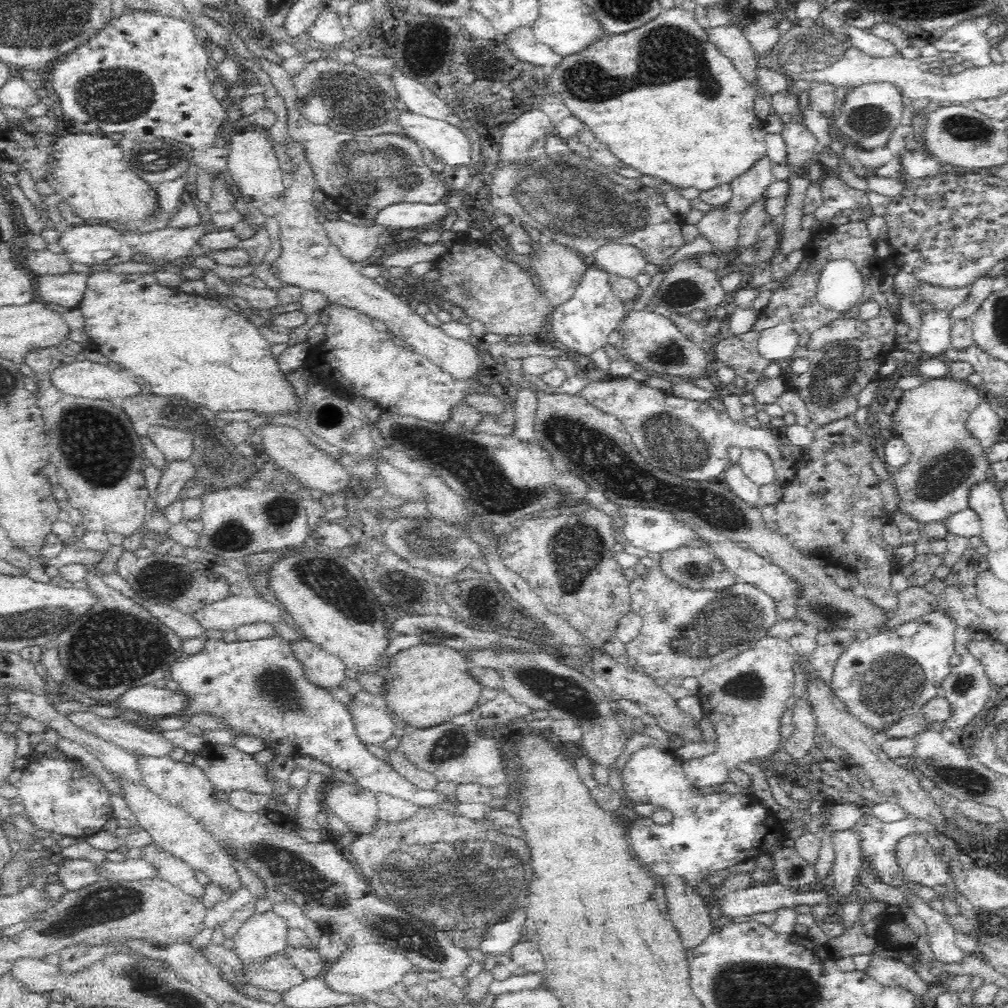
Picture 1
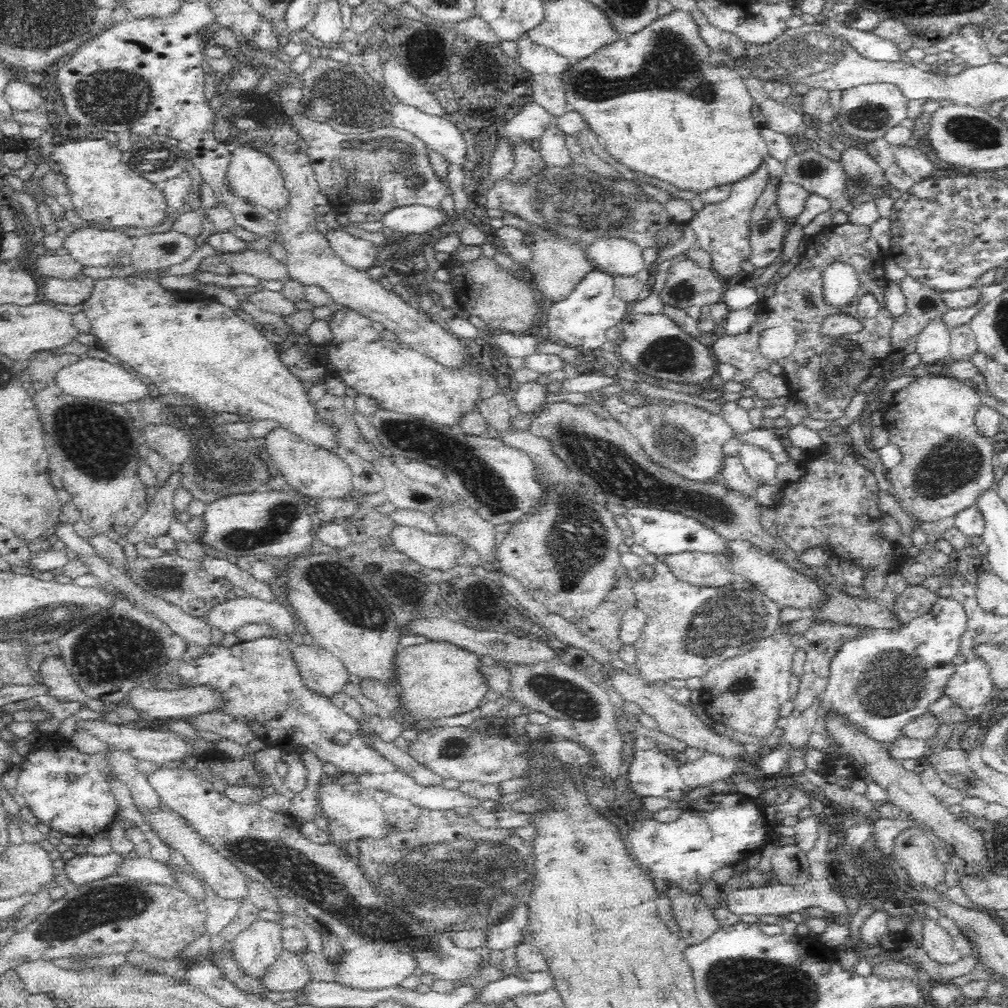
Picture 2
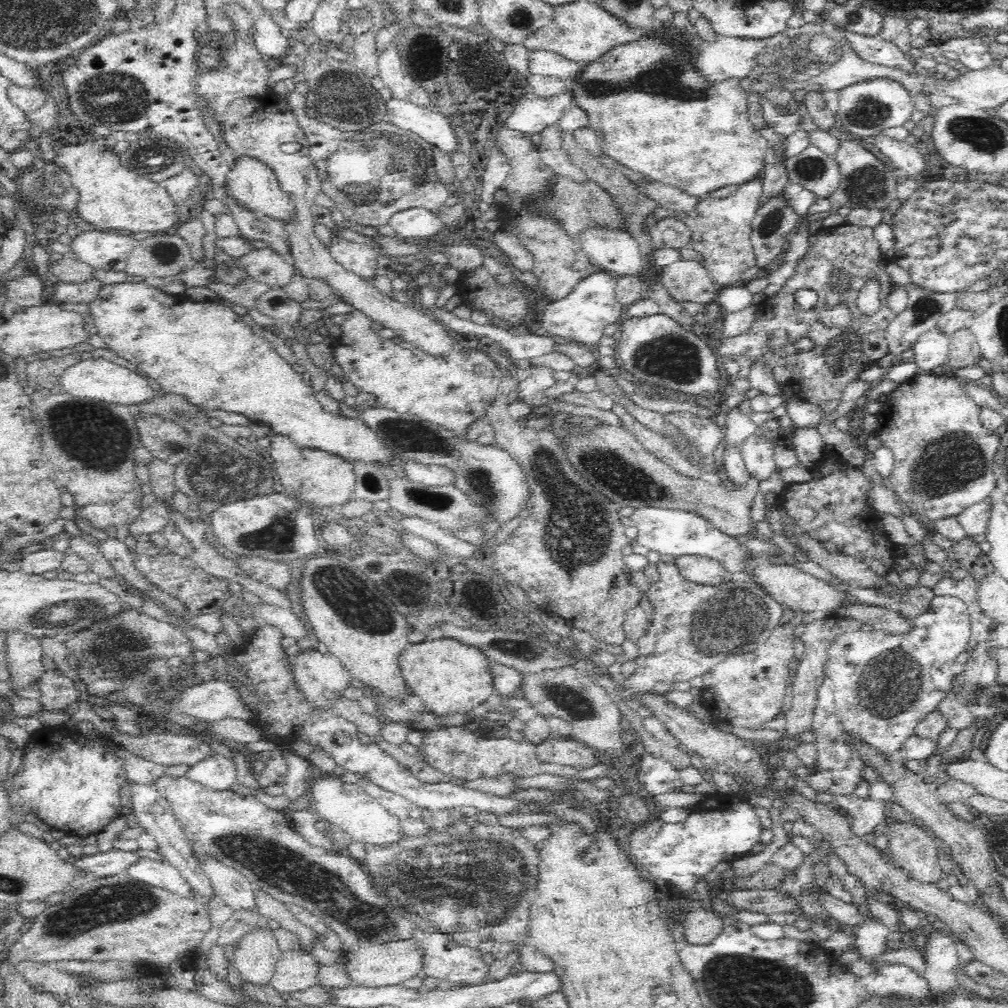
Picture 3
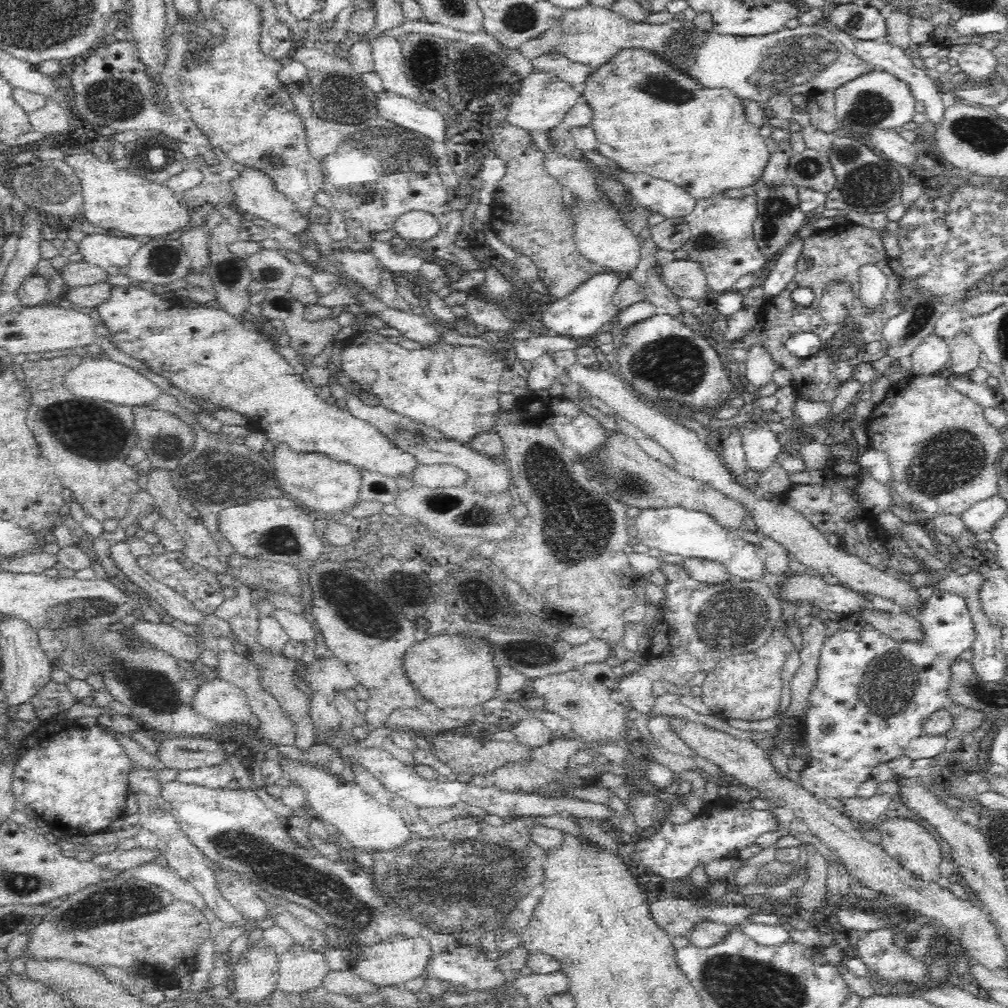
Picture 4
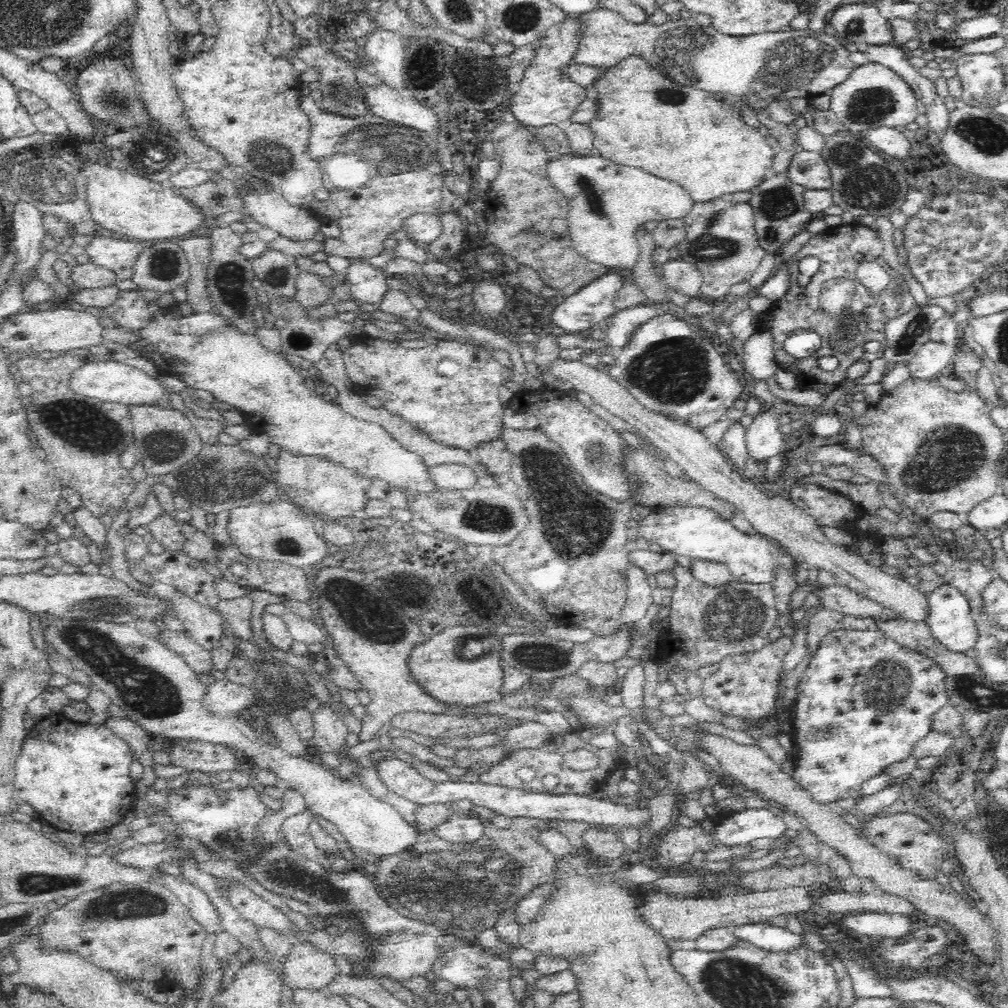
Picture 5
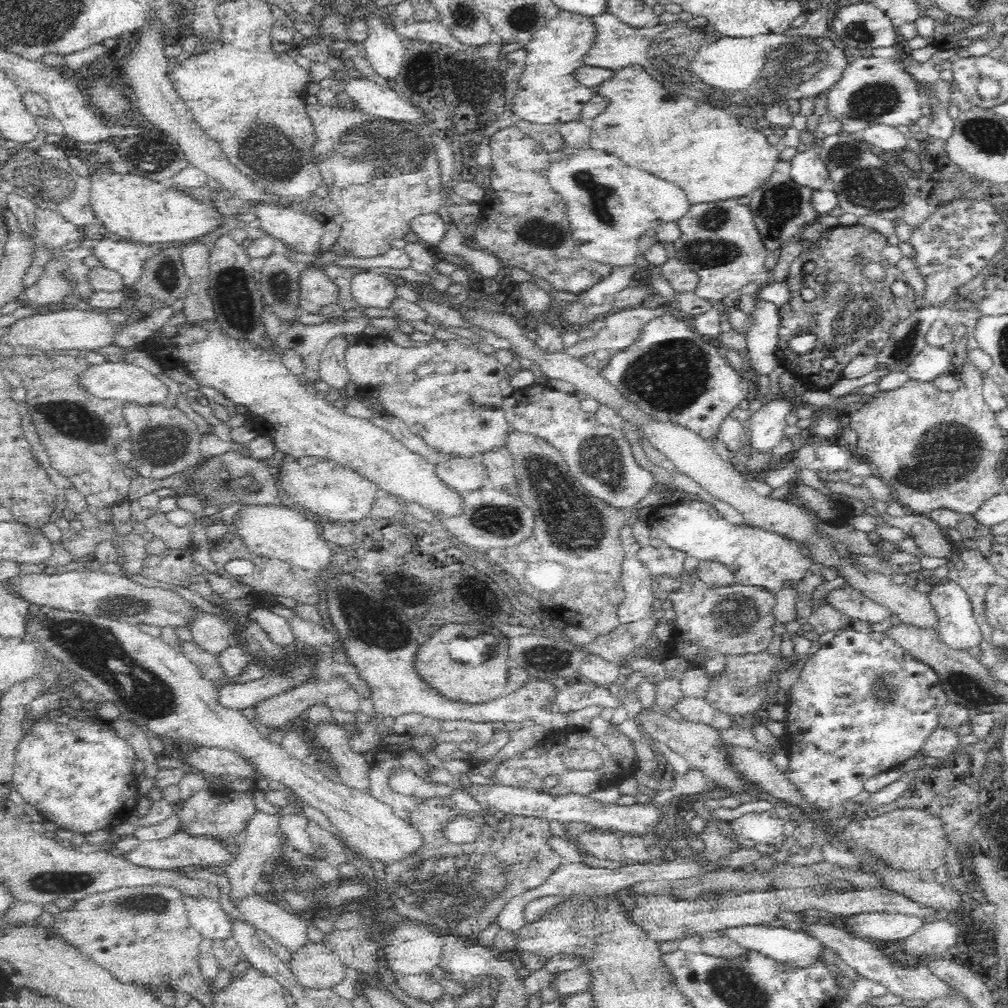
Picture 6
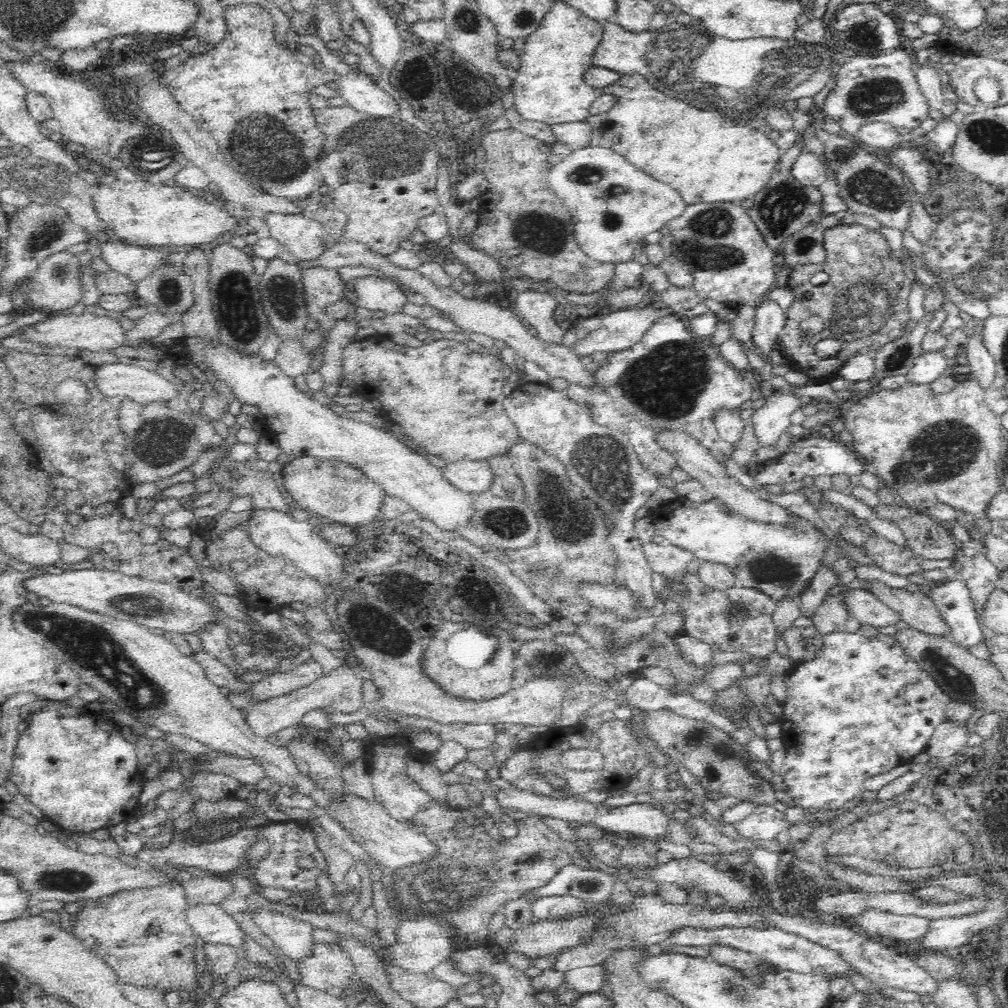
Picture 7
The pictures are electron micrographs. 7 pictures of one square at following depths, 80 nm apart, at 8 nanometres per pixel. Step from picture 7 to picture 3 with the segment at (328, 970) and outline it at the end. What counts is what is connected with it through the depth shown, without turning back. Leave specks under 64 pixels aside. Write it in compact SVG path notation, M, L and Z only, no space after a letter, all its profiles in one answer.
M302 947L281 953L276 972L270 980L278 992L302 992L319 984L320 962Z

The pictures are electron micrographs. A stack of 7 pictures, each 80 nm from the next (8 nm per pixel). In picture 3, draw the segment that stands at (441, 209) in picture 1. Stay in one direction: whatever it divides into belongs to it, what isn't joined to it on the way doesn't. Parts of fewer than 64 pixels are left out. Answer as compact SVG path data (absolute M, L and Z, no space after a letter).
M420 207L394 214L388 224L398 238L410 241L430 239L443 230L441 220L434 213Z

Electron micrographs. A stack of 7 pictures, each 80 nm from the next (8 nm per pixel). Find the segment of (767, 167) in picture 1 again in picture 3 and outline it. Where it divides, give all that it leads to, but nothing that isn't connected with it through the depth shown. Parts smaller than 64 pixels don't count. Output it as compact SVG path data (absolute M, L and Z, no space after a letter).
M759 175L752 182L740 184L738 190L726 198L699 199L694 210L682 218L692 231L688 247L702 256L701 263L709 272L710 279L716 285L718 292L741 284L740 274L744 270L758 266L758 257L754 253L754 245L750 238L752 222L763 194L760 181Z

